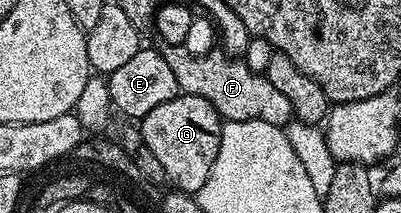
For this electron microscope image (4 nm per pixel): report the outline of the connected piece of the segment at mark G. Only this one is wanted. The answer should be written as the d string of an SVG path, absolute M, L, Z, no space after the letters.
M179 93L171 101L151 109L140 120L139 130L147 149L155 153L155 161L163 165L165 178L178 191L196 193L209 180L211 165L219 153L222 117L203 97Z

